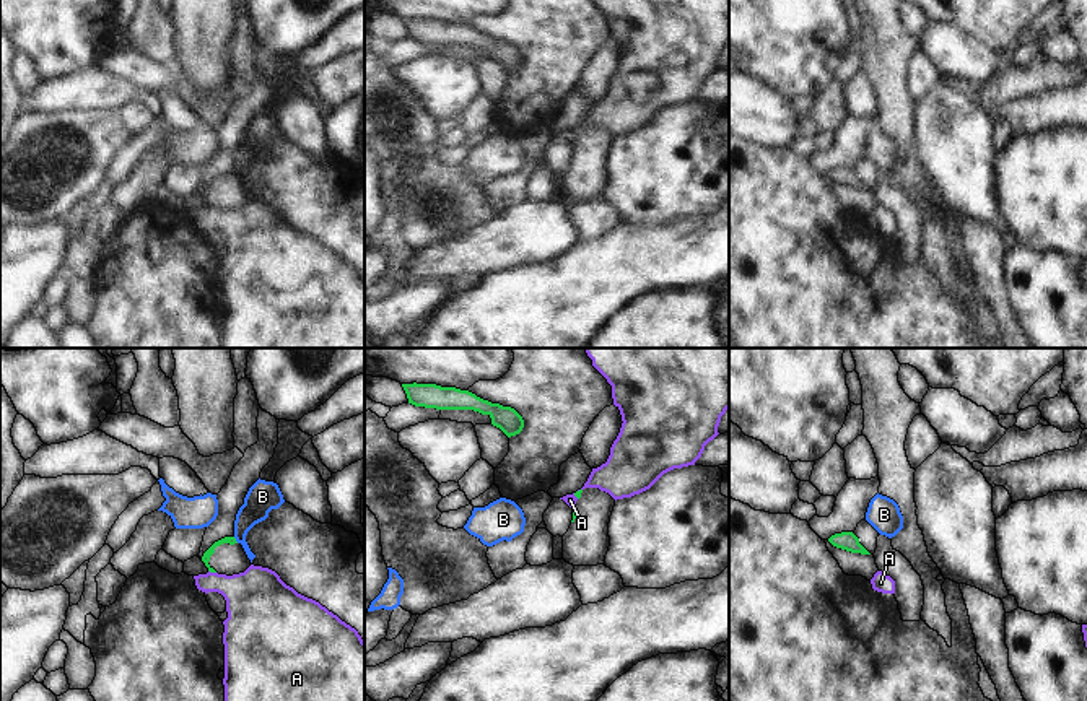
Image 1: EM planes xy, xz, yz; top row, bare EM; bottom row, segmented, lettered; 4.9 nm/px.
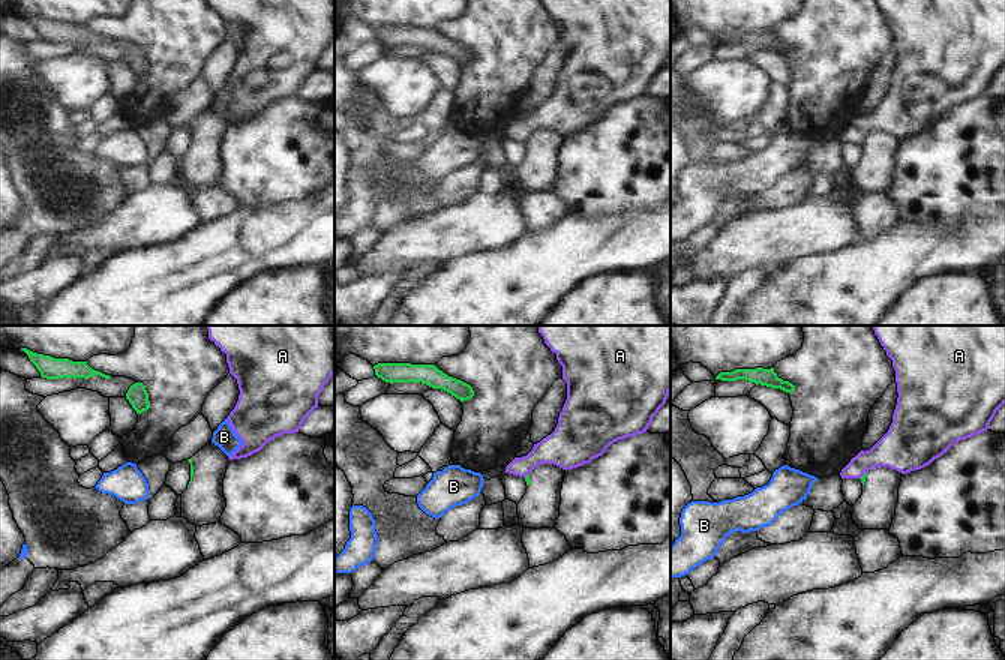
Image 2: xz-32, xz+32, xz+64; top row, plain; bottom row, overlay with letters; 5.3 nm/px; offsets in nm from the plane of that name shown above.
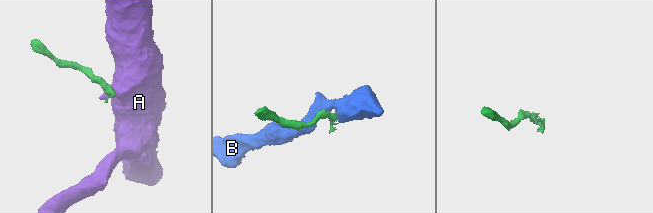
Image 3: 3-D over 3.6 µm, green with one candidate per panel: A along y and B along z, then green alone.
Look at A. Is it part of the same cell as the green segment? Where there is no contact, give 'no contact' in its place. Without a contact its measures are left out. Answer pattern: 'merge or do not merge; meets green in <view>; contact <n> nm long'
do not merge; meets green in xy; contact 40 nm long

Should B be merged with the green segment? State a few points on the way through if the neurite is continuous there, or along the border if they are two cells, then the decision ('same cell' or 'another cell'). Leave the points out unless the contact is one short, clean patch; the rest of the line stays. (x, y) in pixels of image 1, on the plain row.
border xy (233, 173), (238, 178); another cell

